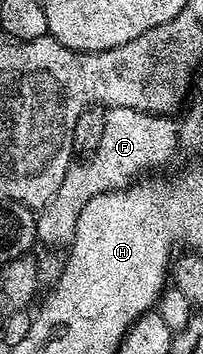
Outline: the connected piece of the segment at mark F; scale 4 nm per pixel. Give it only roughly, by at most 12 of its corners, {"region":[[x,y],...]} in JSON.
{"region":[[107,111],[101,145],[72,162],[35,238],[70,248],[81,209],[176,154],[174,118]]}

